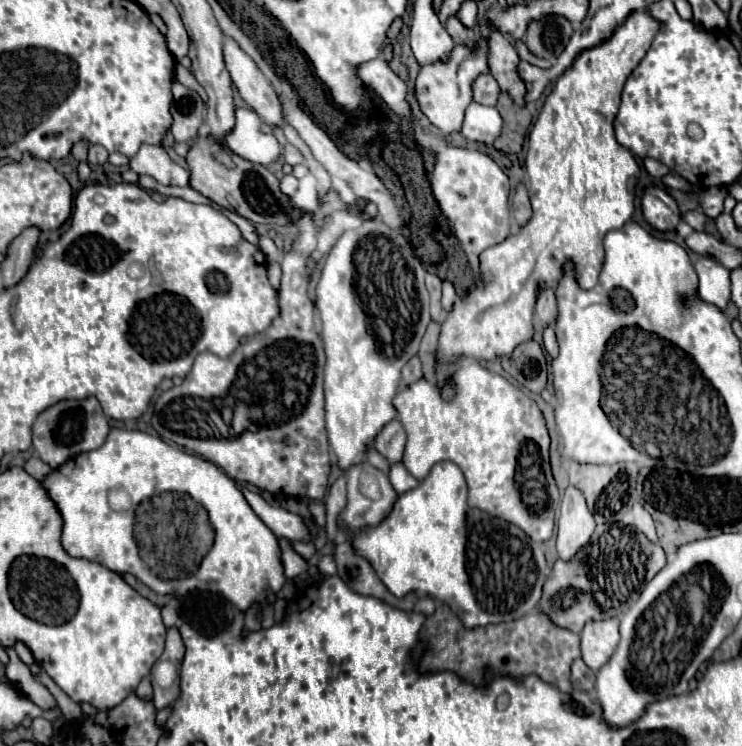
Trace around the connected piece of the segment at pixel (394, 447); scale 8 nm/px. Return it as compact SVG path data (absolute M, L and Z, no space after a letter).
M393 419L377 433L373 445L381 455L385 455L385 459L389 463L395 463L395 461L401 461L401 457L403 457L405 441L407 439L405 439L403 425L399 423L399 419Z

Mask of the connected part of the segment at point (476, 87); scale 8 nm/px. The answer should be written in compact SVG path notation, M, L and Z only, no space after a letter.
M485 73L485 75L477 77L477 81L473 81L473 99L477 103L495 103L499 93L501 93L501 89L489 73Z

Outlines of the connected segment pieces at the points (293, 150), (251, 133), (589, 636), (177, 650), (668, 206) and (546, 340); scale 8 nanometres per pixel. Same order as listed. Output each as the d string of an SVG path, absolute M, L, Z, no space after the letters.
M285 145L285 153L283 153L283 157L285 157L285 163L289 163L289 165L299 165L299 163L303 163L303 155L301 155L301 151L297 149L297 147L293 147L293 145Z
M247 107L235 109L235 127L229 133L225 133L225 145L239 157L265 167L275 163L281 157L281 145L277 143L275 135L265 135L261 131L261 117L257 117L257 113L253 113L253 109L247 109Z
M619 619L591 621L581 631L581 659L589 669L599 671L613 655L619 641Z
M169 627L167 629L167 639L165 639L165 651L163 651L163 655L177 655L175 661L181 663L183 653L185 653L185 647L183 647L183 641L181 641L181 635L179 635L177 627Z
M649 187L643 195L641 205L647 223L657 231L671 231L681 221L675 199L659 187Z
M547 325L545 331L543 331L543 347L551 357L557 357L557 339L555 339L551 325Z

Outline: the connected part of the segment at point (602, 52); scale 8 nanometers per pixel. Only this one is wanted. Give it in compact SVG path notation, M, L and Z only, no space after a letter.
M637 9L633 13L629 13L629 17L611 33L611 37L607 37L603 43L591 47L591 49L585 49L581 51L573 65L569 69L565 69L565 73L557 79L553 91L547 95L545 103L543 103L543 109L529 133L529 151L527 151L527 159L525 159L525 167L527 167L527 175L529 175L529 197L531 197L531 205L533 205L533 217L531 221L517 233L517 235L511 235L507 237L503 243L495 245L495 247L489 247L487 251L481 253L481 273L483 273L483 281L487 283L483 289L473 289L469 291L465 297L461 297L453 311L447 315L447 319L443 321L443 327L441 327L441 337L439 337L439 359L441 363L447 363L459 355L465 355L469 359L493 359L493 357L503 357L507 353L511 353L519 343L523 341L529 341L531 335L533 335L533 309L535 309L535 299L537 299L537 287L539 285L547 285L547 287L555 287L557 281L561 279L563 275L563 263L567 259L571 259L575 265L577 265L577 281L583 289L591 289L595 283L597 283L597 275L599 275L599 269L603 265L603 237L613 231L613 229L621 229L633 215L633 181L635 177L639 175L639 165L635 161L635 157L631 155L629 149L625 149L621 143L617 143L615 139L615 131L613 131L613 119L617 115L617 109L619 109L619 101L621 101L621 91L623 91L623 85L629 77L629 73L639 65L641 57L645 57L653 37L657 35L657 29L661 29L661 21L657 21L655 17L649 17L649 9Z

